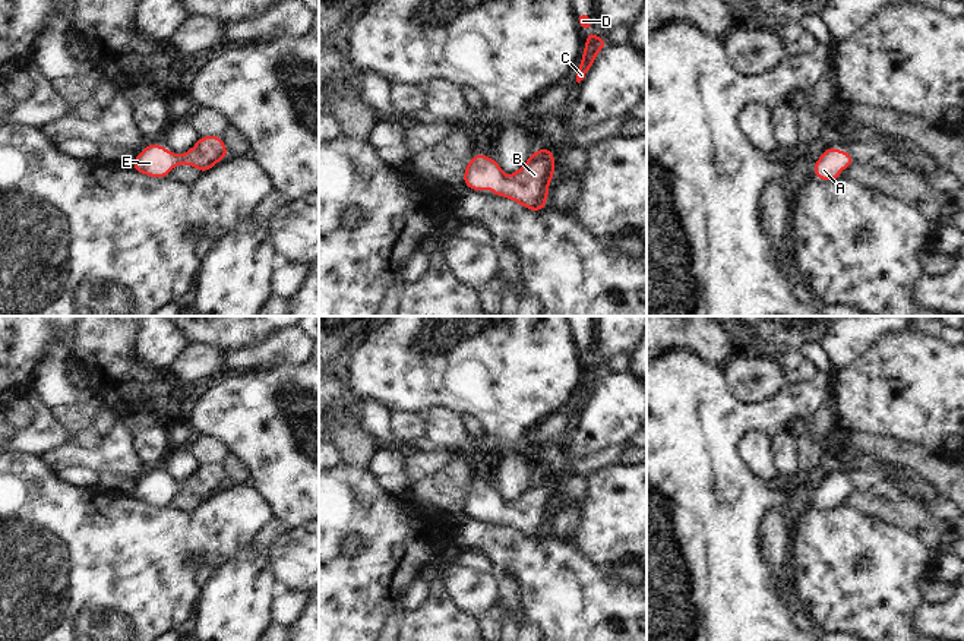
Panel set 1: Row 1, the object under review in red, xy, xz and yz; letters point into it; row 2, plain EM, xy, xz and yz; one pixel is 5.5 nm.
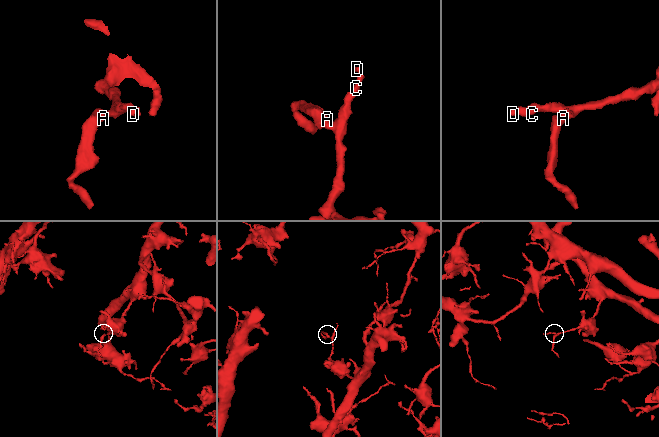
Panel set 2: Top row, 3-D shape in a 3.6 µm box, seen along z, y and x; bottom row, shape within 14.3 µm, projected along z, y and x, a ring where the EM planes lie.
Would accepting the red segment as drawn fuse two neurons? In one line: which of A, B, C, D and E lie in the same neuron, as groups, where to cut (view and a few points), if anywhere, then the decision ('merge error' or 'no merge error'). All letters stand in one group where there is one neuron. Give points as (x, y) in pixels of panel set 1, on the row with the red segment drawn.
A B C D E; no cut; no merge error

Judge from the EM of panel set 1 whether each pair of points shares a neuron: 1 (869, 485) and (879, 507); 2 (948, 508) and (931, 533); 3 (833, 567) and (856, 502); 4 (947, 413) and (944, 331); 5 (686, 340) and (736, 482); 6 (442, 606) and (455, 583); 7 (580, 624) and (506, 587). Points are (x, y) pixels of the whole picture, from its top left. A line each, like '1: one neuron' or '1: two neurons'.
1: two neurons
2: two neurons
3: two neurons
4: two neurons
5: two neurons
6: two neurons
7: two neurons

